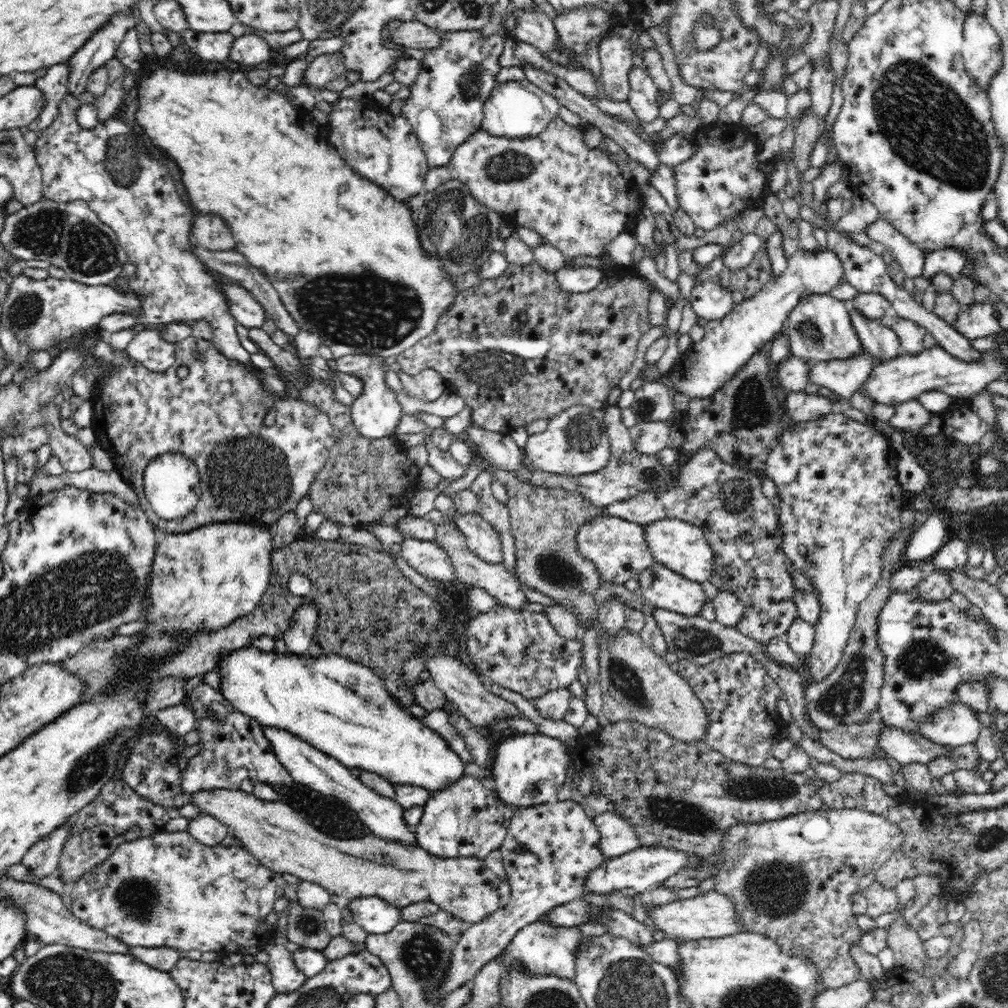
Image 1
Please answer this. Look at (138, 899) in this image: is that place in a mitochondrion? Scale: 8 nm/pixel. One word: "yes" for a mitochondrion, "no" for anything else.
yes

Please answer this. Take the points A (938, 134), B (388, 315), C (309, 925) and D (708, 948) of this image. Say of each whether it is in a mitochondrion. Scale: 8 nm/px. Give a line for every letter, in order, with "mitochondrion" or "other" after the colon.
A: mitochondrion
B: mitochondrion
C: mitochondrion
D: other

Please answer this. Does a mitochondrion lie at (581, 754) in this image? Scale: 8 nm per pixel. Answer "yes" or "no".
no

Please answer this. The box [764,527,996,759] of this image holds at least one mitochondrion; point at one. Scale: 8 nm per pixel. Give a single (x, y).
(846, 695)

